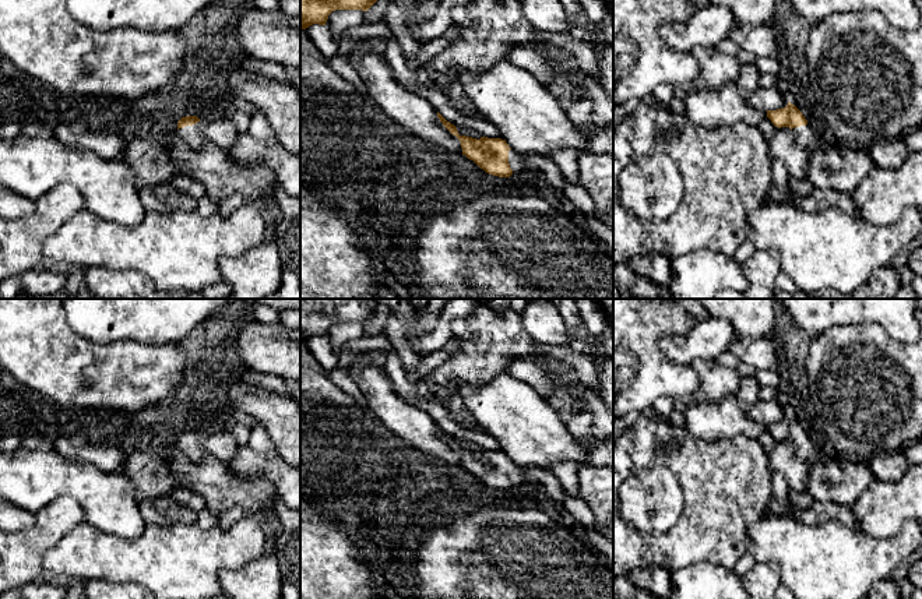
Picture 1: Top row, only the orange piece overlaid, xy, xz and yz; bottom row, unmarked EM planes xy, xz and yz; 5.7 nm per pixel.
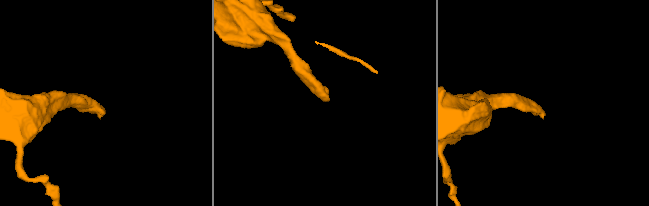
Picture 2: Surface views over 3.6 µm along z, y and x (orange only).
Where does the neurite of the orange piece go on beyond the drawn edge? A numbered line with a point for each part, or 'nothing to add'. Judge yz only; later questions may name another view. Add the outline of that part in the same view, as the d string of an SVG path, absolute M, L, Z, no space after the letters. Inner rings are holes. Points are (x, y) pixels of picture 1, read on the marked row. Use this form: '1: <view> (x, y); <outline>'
1: yz (805, 134); M809 124L795 127L792 130L795 133L796 140L807 151L809 155L813 154L817 148L820 148L814 130Z

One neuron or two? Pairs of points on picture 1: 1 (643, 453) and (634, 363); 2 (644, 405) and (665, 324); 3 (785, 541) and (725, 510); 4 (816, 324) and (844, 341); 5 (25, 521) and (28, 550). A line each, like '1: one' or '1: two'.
1: two
2: one
3: two
4: two
5: two

